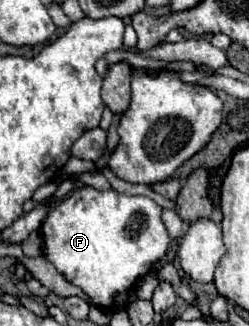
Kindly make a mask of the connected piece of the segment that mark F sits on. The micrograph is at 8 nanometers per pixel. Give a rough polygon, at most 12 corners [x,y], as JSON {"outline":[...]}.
{"outline":[[92,186],[42,224],[44,256],[108,308],[166,254],[162,208]]}

